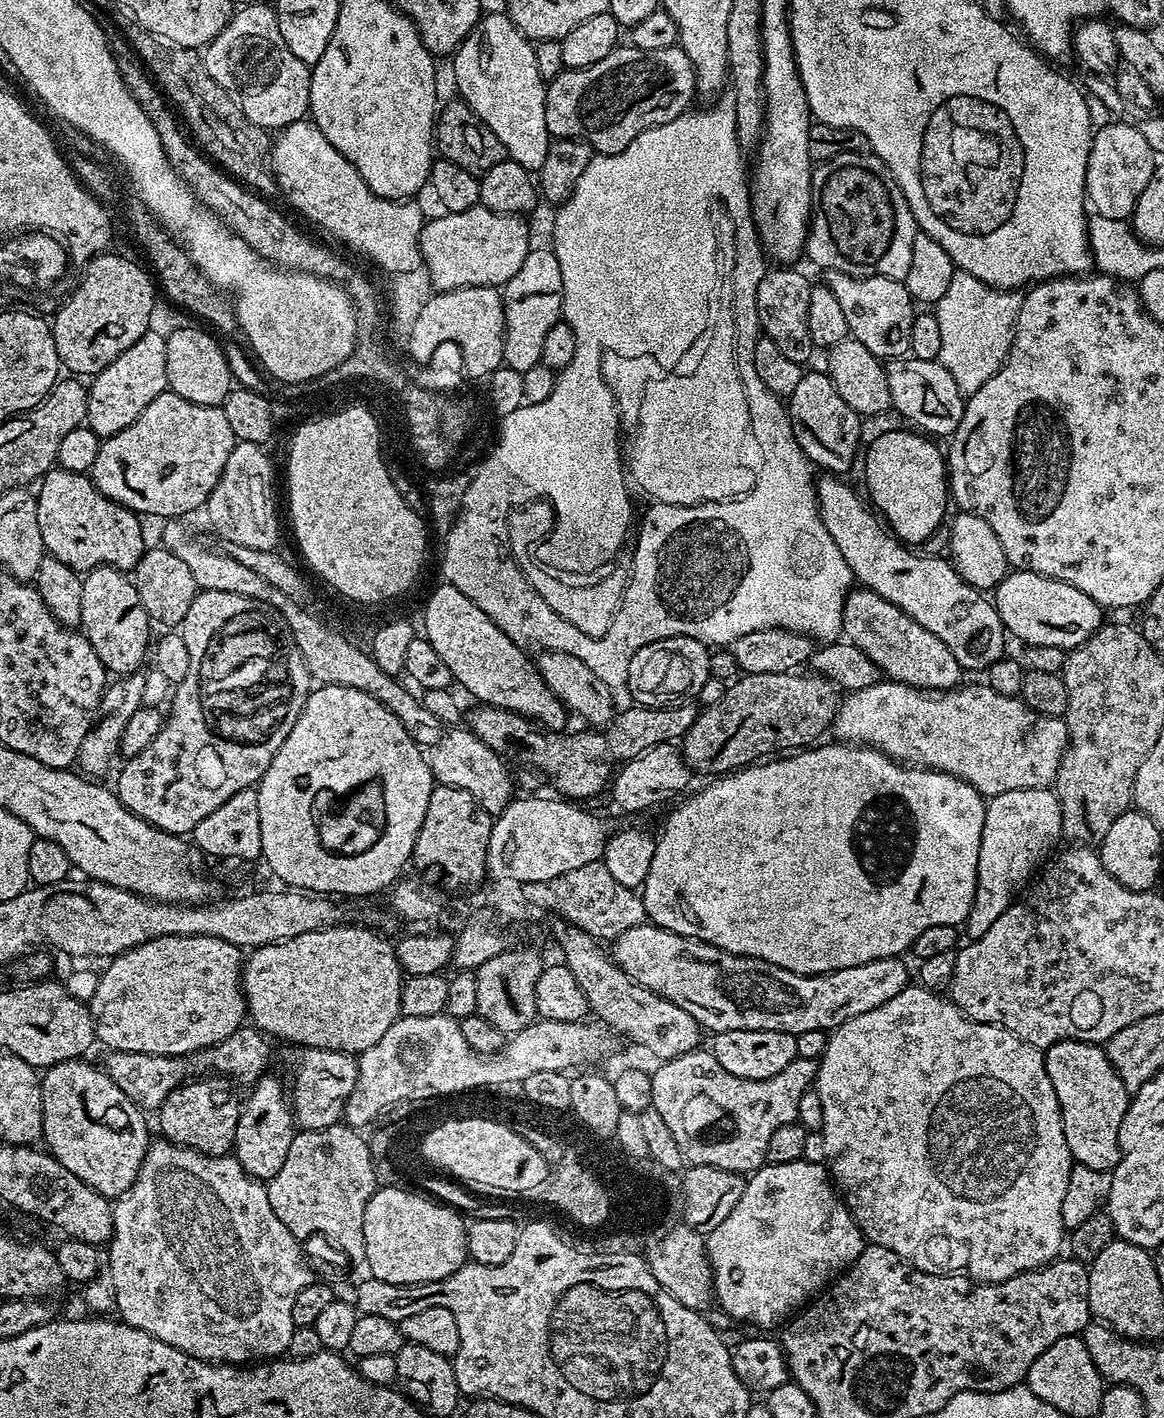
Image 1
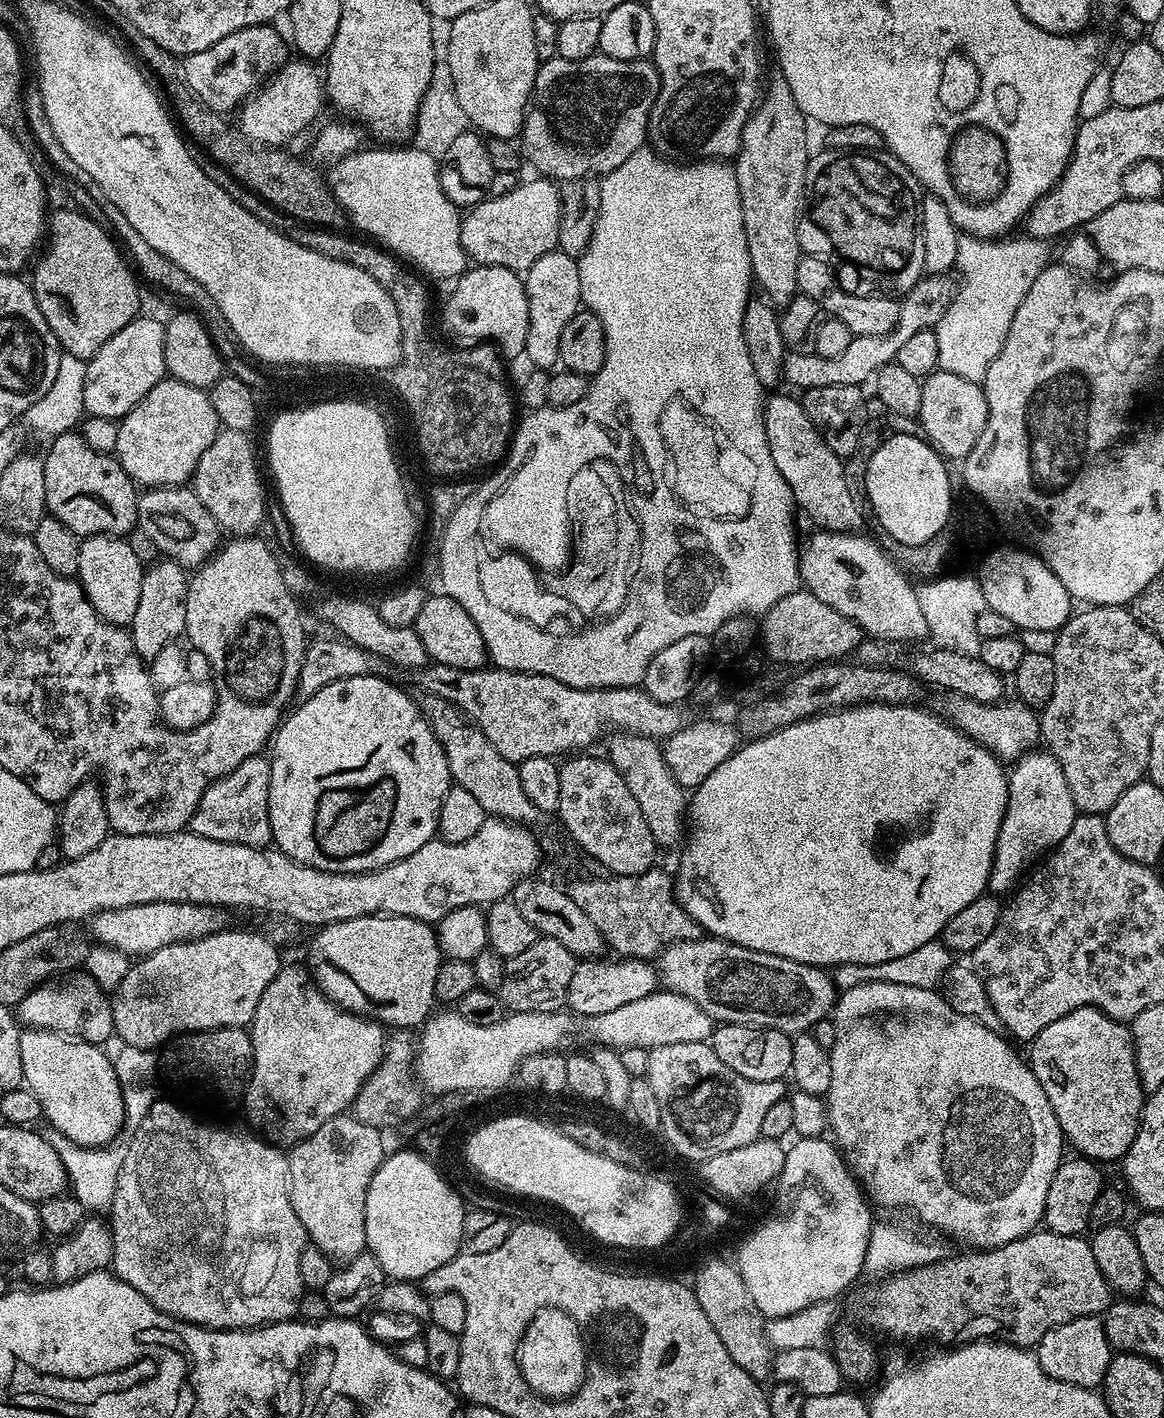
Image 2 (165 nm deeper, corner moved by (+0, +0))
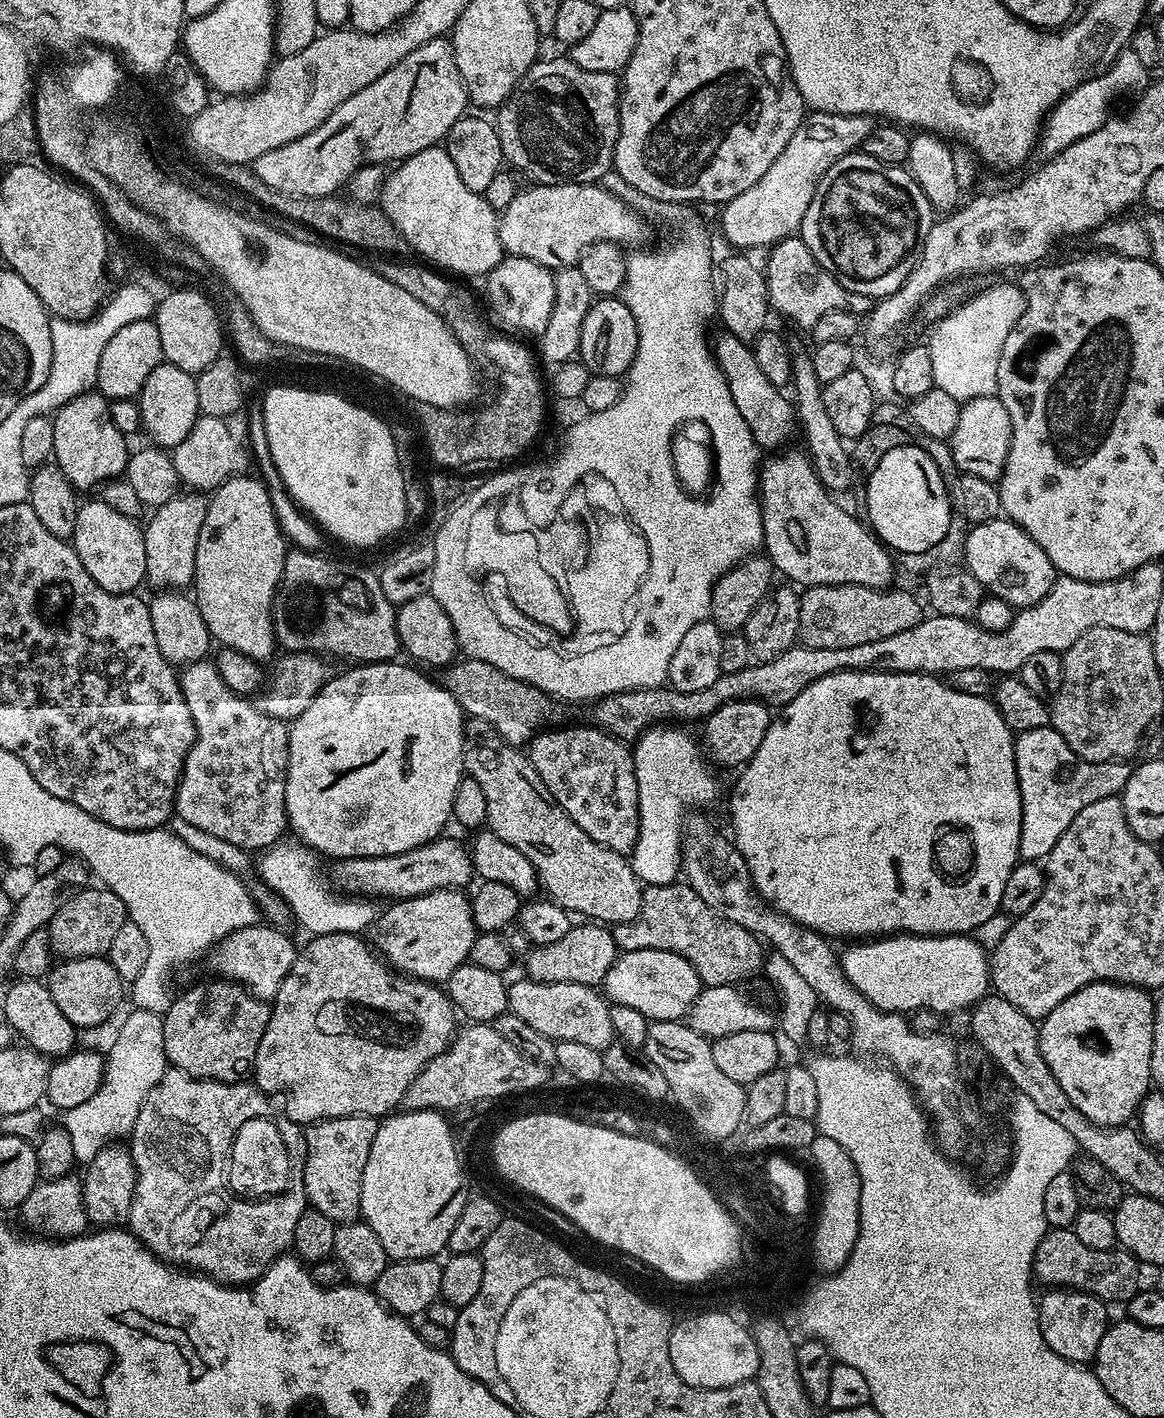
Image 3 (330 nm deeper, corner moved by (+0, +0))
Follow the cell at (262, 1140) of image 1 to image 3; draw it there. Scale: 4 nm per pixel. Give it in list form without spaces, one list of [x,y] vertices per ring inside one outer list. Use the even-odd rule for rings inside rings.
[[[343,932],[342,934],[326,934],[325,936],[312,936],[309,944],[299,949],[296,954],[294,966],[290,966],[290,972],[280,986],[278,994],[270,1001],[272,1013],[270,1020],[266,1022],[266,1030],[262,1034],[262,1042],[258,1042],[258,1054],[254,1069],[254,1083],[265,1096],[269,1097],[279,1111],[284,1113],[290,1122],[307,1126],[318,1120],[329,1120],[339,1116],[374,1116],[387,1117],[395,1113],[401,1107],[404,1094],[410,1082],[418,1078],[418,1074],[431,1060],[438,1058],[452,1043],[457,1031],[457,1013],[454,1011],[448,993],[443,987],[426,980],[414,980],[393,970],[383,959],[378,958],[377,953],[370,947],[367,939],[361,938],[355,932]]]

